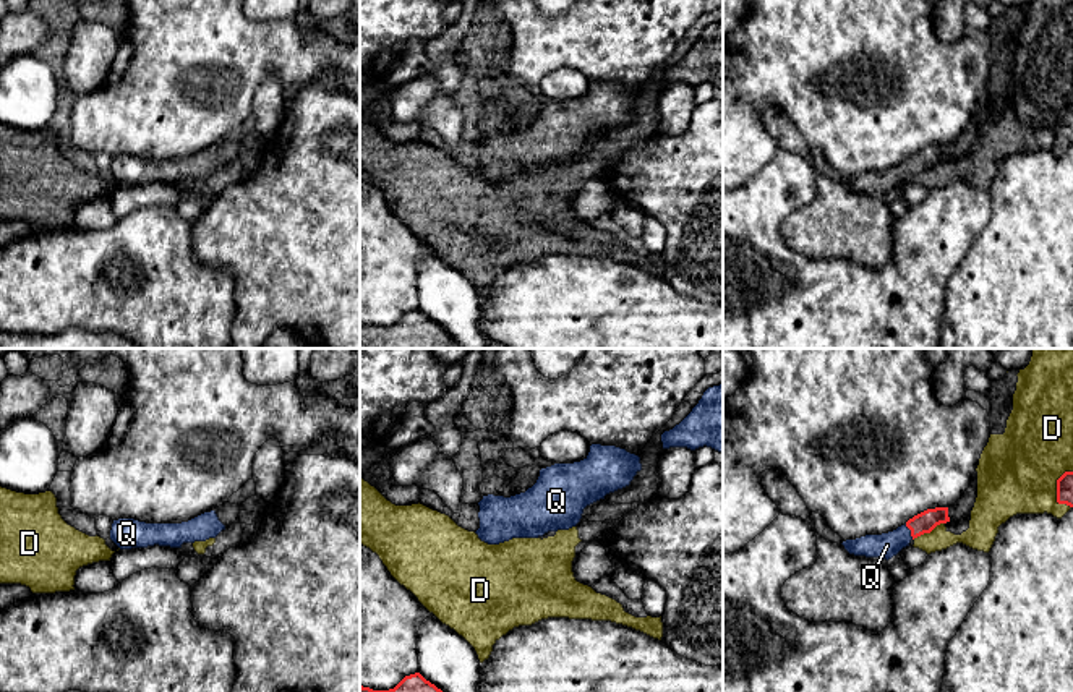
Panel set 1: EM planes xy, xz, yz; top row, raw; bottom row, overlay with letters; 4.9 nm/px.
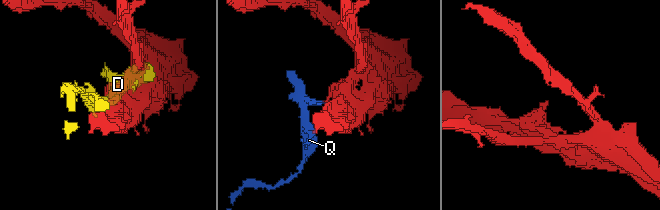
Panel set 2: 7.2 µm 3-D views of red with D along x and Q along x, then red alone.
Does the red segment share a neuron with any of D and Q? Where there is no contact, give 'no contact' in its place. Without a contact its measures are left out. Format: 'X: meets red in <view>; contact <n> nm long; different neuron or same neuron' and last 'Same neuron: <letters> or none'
D: meets red in yz; contact 180 nm long; different neuron
Q: meets red in yz; contact 90 nm long; same neuron
Same neuron: Q

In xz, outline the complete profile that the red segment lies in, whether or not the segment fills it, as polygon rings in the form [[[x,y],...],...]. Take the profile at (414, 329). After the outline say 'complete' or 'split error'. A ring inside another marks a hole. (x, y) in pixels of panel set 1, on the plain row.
[[[420,310],[405,313],[394,326],[360,323],[360,348],[459,348],[447,331]]]; complete

